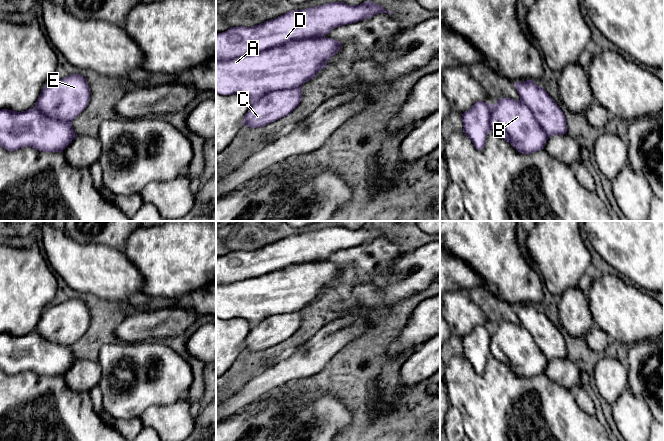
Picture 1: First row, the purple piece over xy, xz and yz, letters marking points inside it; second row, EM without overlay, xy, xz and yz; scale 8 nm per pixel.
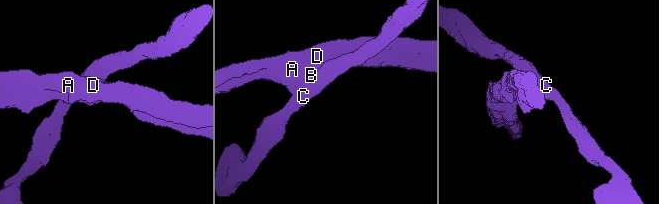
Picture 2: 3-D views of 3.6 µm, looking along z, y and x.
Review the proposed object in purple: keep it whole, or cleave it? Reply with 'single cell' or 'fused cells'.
fused cells

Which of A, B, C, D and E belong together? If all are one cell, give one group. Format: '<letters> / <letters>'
A B D / C E

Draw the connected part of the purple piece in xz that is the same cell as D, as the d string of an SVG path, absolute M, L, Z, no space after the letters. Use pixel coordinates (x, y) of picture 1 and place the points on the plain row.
M340 225L302 234L291 234L252 251L230 251L227 255L216 258L216 317L241 318L254 327L266 317L301 311L316 301L321 293L325 293L328 290L327 285L340 274L342 267L325 261L332 253L371 242L378 237L395 238L372 225L360 229L348 229Z

